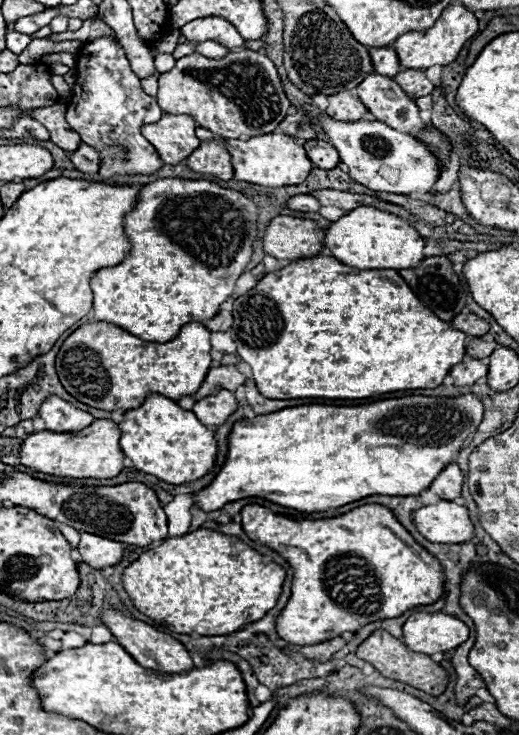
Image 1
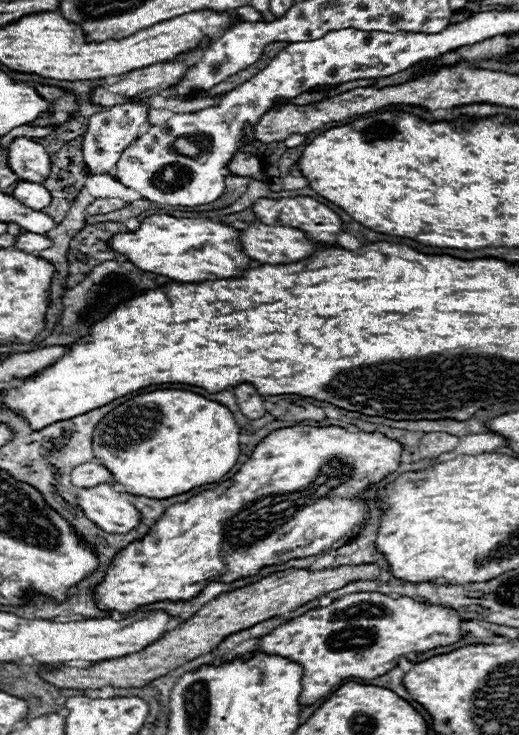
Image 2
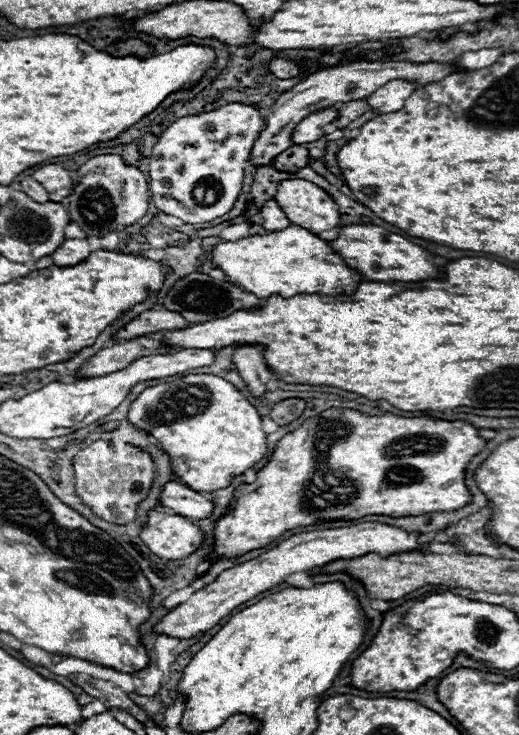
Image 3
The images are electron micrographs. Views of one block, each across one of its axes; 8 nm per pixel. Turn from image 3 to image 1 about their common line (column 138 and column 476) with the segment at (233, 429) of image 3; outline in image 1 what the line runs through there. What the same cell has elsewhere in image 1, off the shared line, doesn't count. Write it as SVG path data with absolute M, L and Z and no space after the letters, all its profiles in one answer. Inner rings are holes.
M476 394L464 396L404 396L364 406L298 406L272 412L270 416L242 418L232 426L228 458L214 482L196 494L196 504L210 512L240 498L266 498L270 502L300 510L324 512L356 502L366 496L418 496L428 490L438 472L452 462L462 442L482 422L484 404Z

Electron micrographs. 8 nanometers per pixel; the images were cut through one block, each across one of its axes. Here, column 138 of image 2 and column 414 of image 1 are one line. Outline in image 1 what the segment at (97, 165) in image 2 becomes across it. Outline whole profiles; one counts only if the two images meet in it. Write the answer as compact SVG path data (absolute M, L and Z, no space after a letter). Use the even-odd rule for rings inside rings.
M370 74L356 88L356 92L376 120L412 136L418 136L418 132L424 128L416 102L394 82L394 78Z

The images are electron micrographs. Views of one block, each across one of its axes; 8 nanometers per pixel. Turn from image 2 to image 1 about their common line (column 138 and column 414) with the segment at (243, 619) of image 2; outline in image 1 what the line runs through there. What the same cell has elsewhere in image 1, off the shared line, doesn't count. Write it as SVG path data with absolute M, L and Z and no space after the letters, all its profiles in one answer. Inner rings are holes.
M376 630L372 632L356 650L356 656L370 662L382 676L386 678L392 678L392 680L400 680L404 684L410 684L418 690L424 690L432 696L438 696L444 692L444 688L448 686L450 678L448 678L448 672L438 664L434 662L428 654L420 654L420 652L412 652L404 646L404 642L400 638L394 638L392 634L388 634L386 630Z

